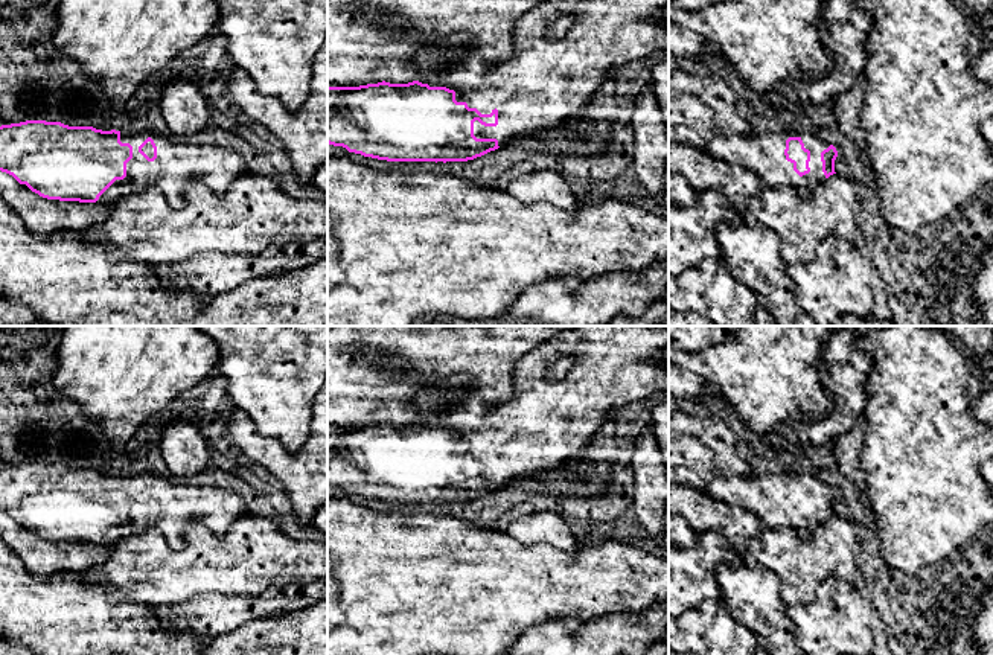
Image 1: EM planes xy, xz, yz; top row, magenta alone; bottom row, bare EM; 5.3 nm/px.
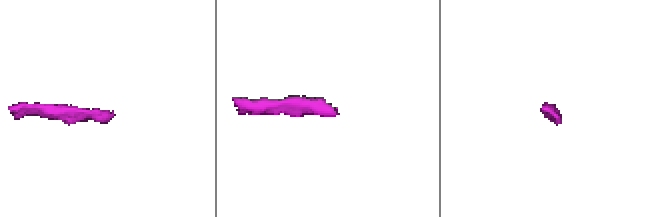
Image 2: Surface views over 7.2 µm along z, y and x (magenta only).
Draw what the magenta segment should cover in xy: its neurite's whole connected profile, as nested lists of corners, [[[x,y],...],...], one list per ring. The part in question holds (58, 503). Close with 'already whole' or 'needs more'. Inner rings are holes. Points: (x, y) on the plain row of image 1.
[[[26,462],[0,468],[0,512],[47,541],[113,547],[154,527],[171,548],[180,550],[184,545],[184,532],[193,524],[224,536],[247,513],[247,500],[228,489],[174,483],[145,468],[102,472],[61,463]]] | needs more

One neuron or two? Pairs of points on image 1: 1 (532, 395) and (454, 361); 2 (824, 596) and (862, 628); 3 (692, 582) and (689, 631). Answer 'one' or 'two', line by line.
1: two
2: one
3: two

